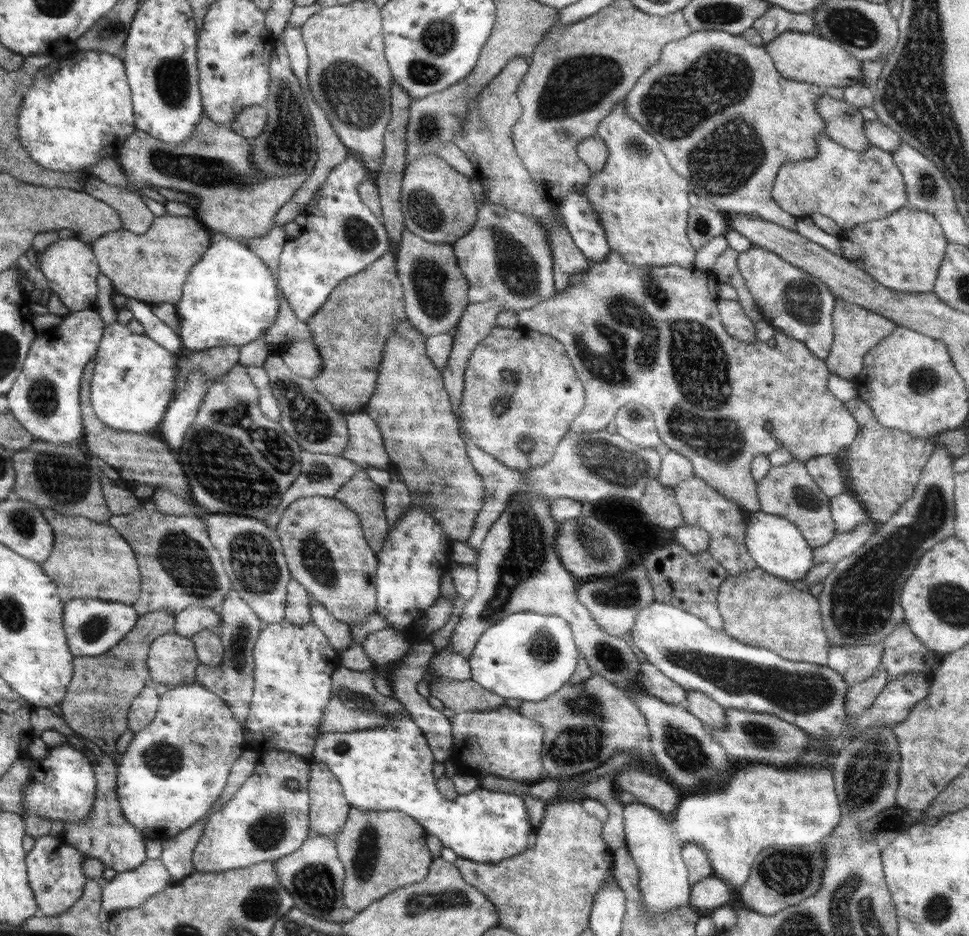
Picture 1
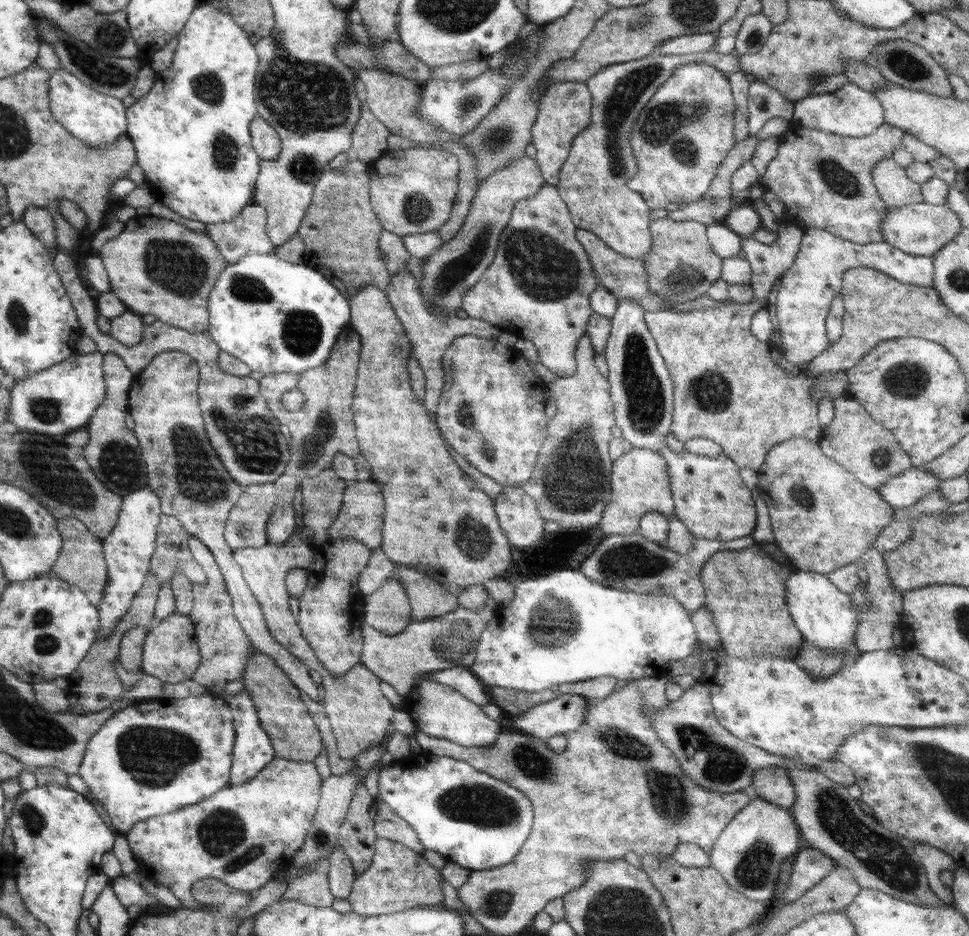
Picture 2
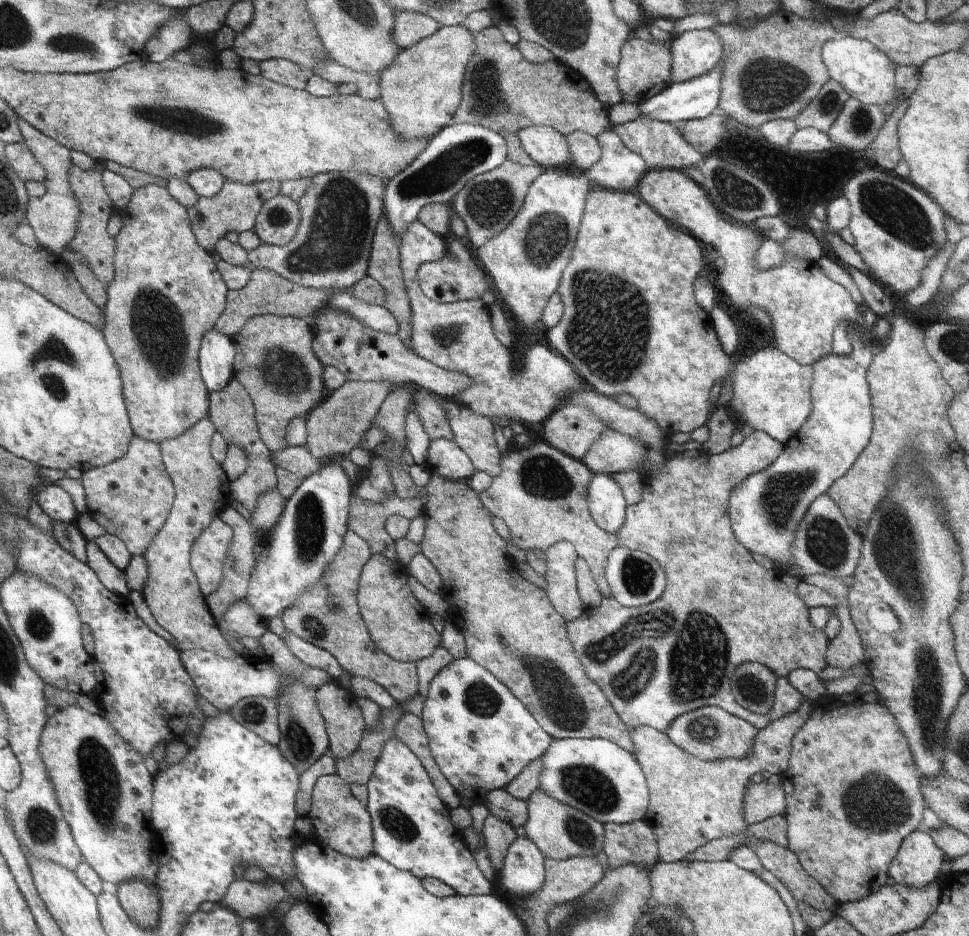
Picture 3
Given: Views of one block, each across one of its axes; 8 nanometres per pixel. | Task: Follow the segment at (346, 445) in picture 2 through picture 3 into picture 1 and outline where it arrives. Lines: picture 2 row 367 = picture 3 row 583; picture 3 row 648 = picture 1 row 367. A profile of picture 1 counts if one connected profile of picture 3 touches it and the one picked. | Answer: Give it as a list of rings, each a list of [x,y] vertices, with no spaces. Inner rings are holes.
[[[390,248],[364,271],[345,278],[332,290],[319,312],[306,322],[312,330],[313,345],[323,360],[321,371],[310,379],[332,408],[343,416],[362,412],[368,405],[376,388],[385,344],[395,330],[393,326],[408,319],[395,253]]]

